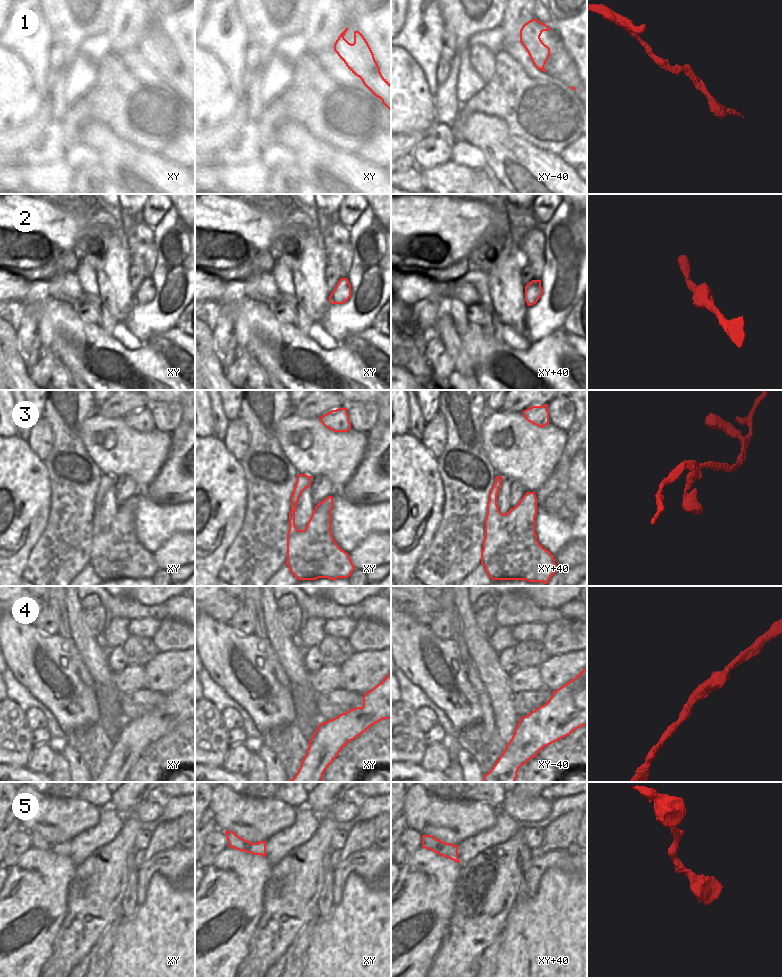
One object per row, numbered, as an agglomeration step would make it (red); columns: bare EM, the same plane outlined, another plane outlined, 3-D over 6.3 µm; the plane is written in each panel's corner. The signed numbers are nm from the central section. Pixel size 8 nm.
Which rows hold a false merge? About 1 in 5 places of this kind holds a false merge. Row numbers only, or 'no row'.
no row

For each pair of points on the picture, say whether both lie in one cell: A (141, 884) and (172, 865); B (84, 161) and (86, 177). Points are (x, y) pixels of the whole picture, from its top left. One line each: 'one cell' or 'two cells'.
A: one cell
B: two cells

